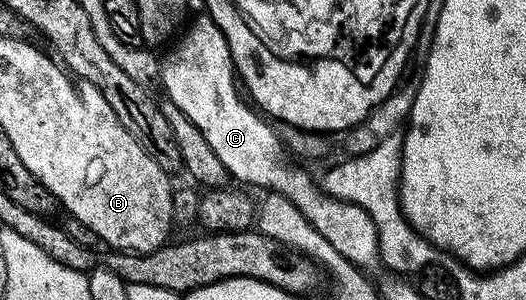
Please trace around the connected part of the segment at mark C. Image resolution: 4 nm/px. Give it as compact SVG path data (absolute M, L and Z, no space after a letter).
M197 16L193 19L195 19L193 23L192 21L188 23L189 31L187 26L184 33L176 39L177 47L169 54L170 62L161 66L161 85L165 95L179 108L179 112L187 116L187 120L191 120L191 124L195 124L195 128L199 128L199 132L203 132L203 140L207 140L211 152L215 152L215 156L223 160L223 168L230 179L238 178L239 181L250 182L253 186L266 186L266 191L281 194L287 200L291 200L291 204L295 204L295 208L303 212L303 216L313 225L315 232L319 232L319 236L323 236L327 244L335 248L335 252L342 254L347 261L362 271L369 272L373 265L376 267L381 253L377 243L375 220L371 220L371 216L367 216L363 208L350 202L341 202L325 193L318 183L317 186L313 183L312 176L303 167L296 166L301 164L291 160L285 144L275 134L272 125L244 97L241 99L237 95L239 82L235 77L233 57L223 32L219 32L219 28L215 28L215 24L207 16Z

